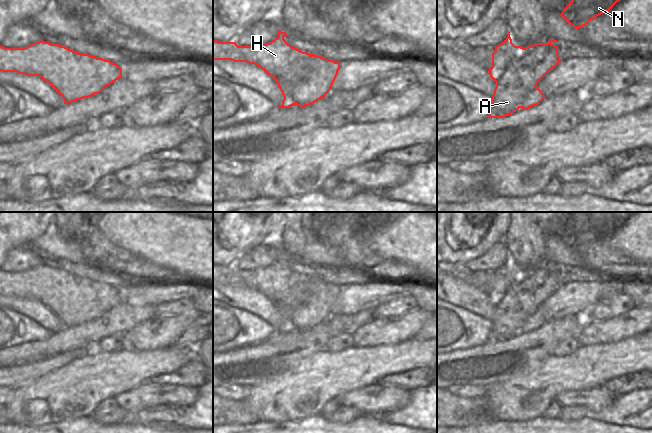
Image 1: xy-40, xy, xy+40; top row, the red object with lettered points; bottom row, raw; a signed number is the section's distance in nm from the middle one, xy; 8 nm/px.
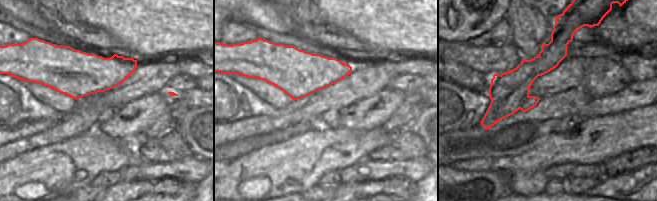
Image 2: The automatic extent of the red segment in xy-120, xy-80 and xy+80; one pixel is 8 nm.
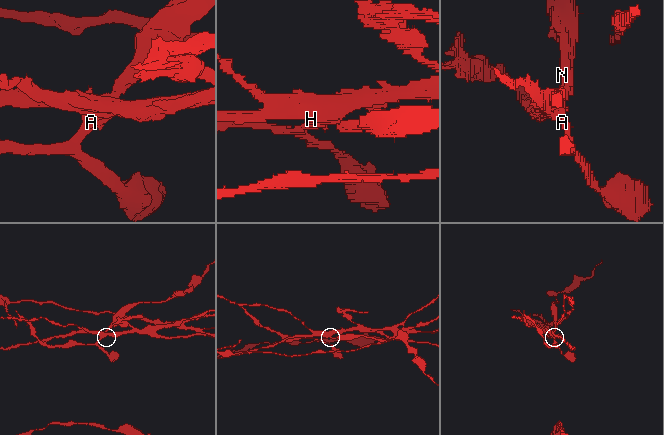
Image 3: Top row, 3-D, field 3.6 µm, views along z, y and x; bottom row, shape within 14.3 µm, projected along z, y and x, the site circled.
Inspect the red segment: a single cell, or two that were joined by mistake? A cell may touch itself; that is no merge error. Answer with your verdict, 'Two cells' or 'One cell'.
Two cells.

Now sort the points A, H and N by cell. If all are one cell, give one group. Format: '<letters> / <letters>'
A N / H

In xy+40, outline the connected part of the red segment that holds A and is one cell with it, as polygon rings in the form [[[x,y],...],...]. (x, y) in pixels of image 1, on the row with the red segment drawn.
[[[549,40],[547,44],[537,43],[525,48],[516,46],[510,51],[510,65],[496,82],[487,118],[503,118],[522,108],[522,103],[538,82],[562,61],[558,55],[558,47],[553,44],[556,41]]]

